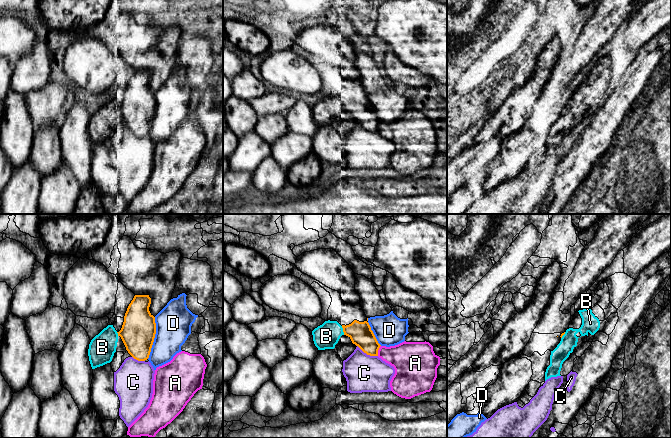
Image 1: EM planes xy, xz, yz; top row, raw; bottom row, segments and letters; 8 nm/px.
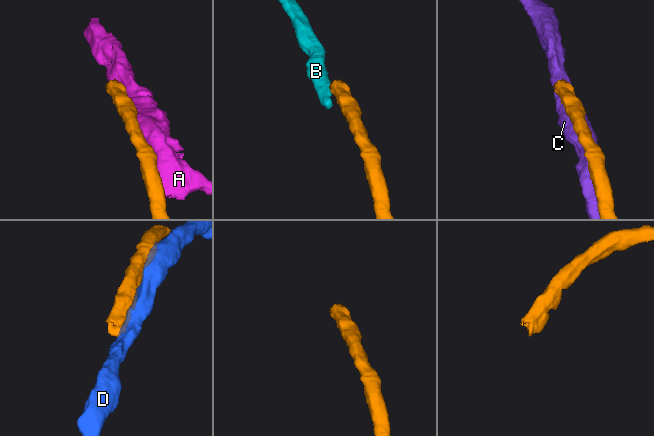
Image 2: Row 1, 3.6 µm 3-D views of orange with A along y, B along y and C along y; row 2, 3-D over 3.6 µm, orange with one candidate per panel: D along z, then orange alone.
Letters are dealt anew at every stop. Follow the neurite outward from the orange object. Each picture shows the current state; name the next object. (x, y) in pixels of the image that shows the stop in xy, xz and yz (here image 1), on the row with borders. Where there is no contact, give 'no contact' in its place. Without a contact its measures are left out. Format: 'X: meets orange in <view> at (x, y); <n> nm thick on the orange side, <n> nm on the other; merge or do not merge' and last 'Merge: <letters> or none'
A: meets orange in xz at (378, 349); 190 nm thick on the orange side, 260 nm on the other; do not merge
B: meets orange in xz at (343, 330); 190 nm thick on the orange side, 200 nm on the other; do not merge
C: meets orange in xz at (367, 354); 190 nm thick on the orange side, 300 nm on the other; do not merge
D: meets orange in xy at (154, 337); 280 nm thick on the orange side, 280 nm on the other; do not merge
Merge: none

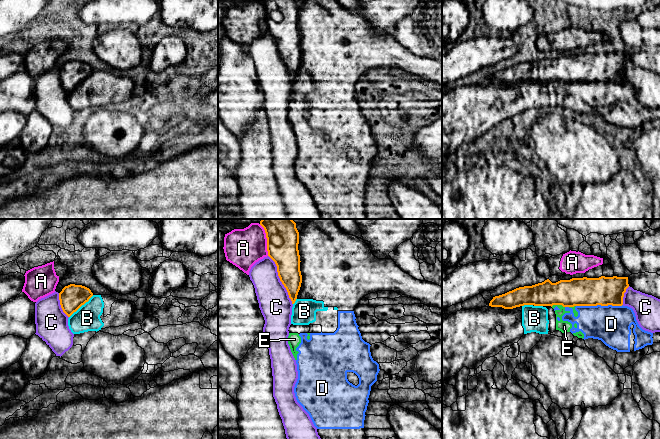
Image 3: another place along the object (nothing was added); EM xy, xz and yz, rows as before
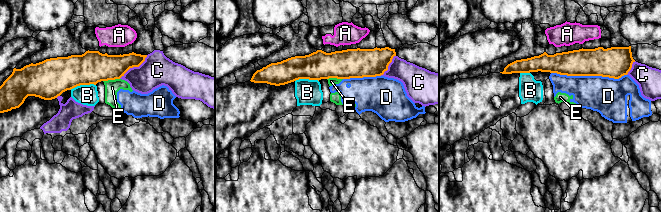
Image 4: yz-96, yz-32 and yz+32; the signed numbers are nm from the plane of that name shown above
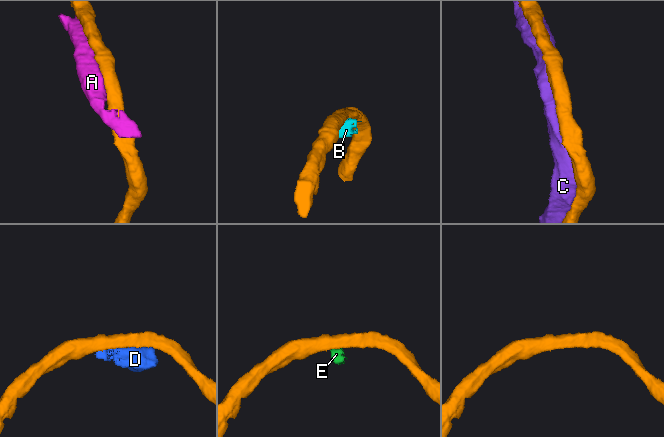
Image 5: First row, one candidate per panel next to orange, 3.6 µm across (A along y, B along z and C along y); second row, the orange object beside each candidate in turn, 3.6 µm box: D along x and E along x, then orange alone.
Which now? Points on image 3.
A: meets orange in xz at (267, 240); 260 nm thick on the orange side, 300 nm on the other; do not merge
B: meets orange in xy at (81, 305); 200 nm thick on the orange side, 200 nm on the other; do not merge
C: meets orange in xz at (280, 280); 240 nm thick on the orange side, 260 nm on the other; do not merge
D: meets orange in yz at (599, 304); 240 nm thick on the orange side, 300 nm on the other; do not merge
E: meets orange in yz at (558, 304); 220 nm thick on the orange side, 100 nm on the other; do not merge
Merge: none

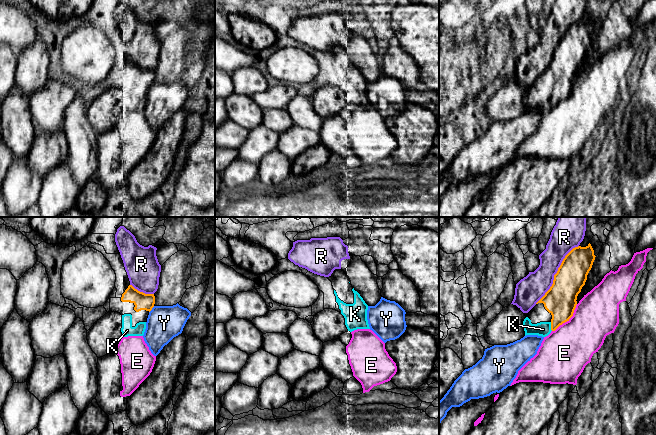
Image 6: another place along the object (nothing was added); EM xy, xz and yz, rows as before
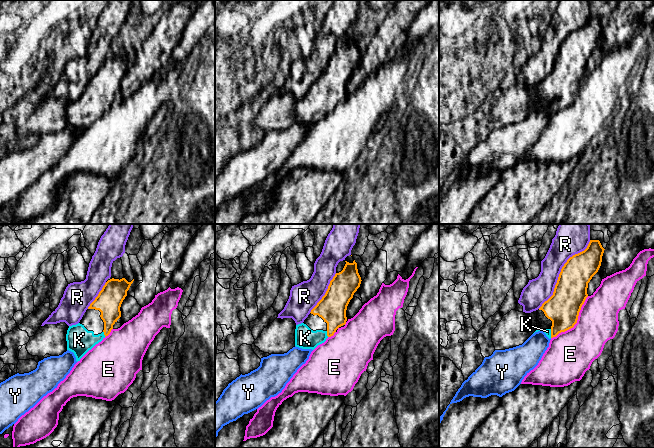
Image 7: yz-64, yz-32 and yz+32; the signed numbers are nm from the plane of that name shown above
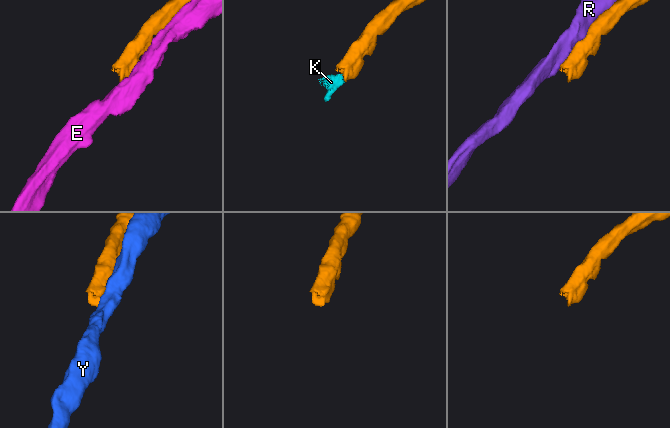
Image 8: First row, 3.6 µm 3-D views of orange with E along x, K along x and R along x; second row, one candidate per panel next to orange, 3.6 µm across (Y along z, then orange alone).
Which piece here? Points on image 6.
E: meets orange in yz at (567, 320); 260 nm thick on the orange side, 380 nm on the other; do not merge
K: meets orange in yz at (551, 326); 260 nm thick on the orange side, 120 nm on the other; merge
R: meets orange in yz at (556, 273); 260 nm thick on the orange side, 220 nm on the other; do not merge
Y: meets orange in xy at (151, 309); 140 nm thick on the orange side, 280 nm on the other; do not merge
Merge: K

